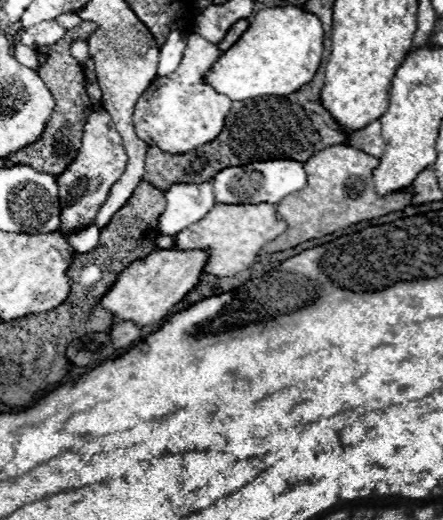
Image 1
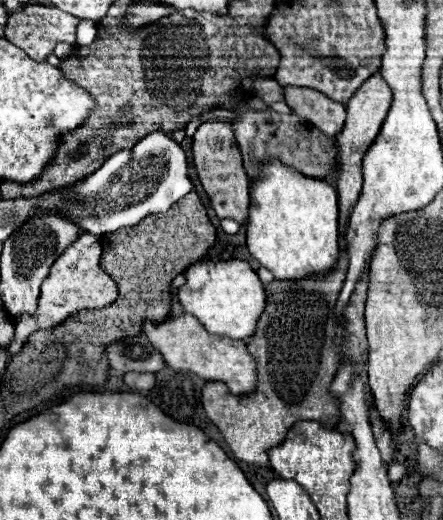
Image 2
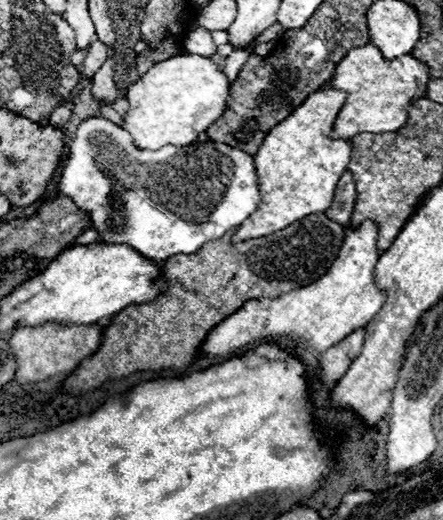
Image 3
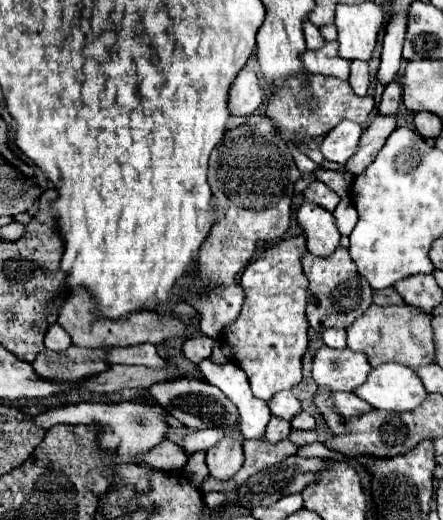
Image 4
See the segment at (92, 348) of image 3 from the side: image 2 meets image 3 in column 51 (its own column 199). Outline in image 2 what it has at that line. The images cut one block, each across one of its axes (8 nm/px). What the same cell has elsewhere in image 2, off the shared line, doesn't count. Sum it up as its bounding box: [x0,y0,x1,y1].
[144,314,256,396]

